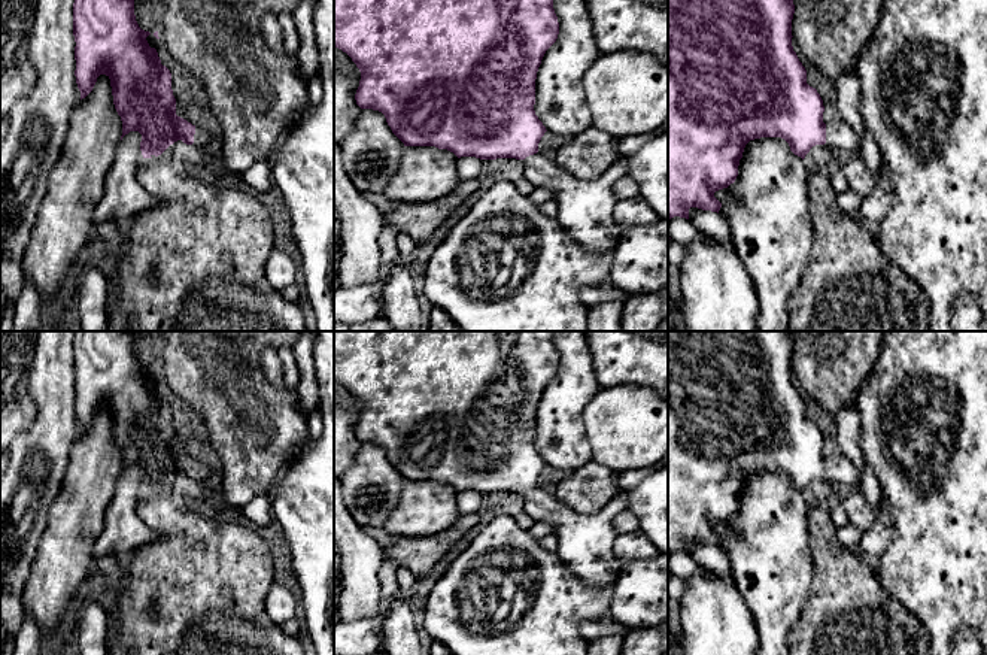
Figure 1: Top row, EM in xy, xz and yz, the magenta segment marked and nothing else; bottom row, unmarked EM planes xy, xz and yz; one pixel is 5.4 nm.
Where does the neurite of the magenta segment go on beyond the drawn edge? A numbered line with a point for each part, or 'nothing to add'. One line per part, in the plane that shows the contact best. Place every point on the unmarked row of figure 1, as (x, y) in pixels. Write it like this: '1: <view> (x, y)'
1: xy (206, 470)

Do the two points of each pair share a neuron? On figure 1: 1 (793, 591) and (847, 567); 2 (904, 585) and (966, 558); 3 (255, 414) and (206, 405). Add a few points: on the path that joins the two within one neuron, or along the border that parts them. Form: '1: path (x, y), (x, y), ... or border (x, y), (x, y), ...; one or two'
1: border (810, 548), (811, 587), (798, 616); two
2: path (919, 570), (951, 563); one
3: path (243, 411), (237, 405), (218, 405); one

